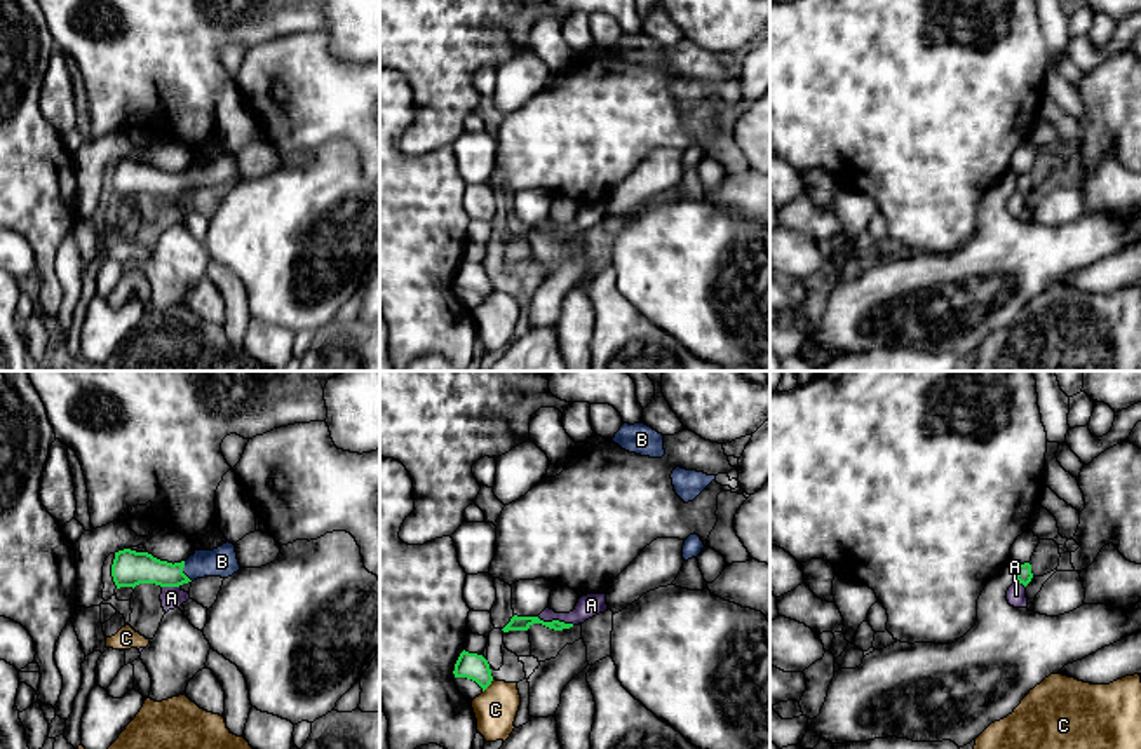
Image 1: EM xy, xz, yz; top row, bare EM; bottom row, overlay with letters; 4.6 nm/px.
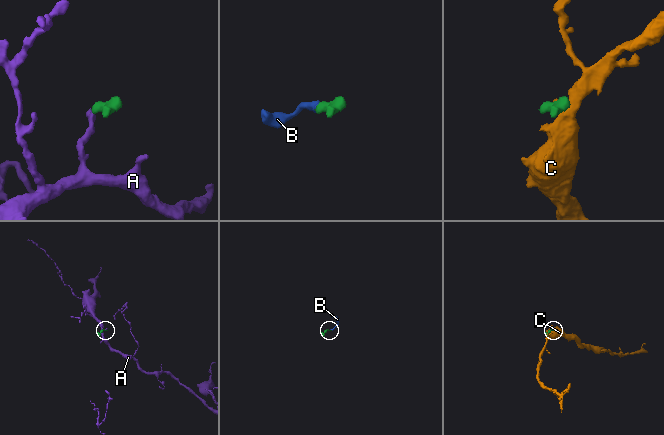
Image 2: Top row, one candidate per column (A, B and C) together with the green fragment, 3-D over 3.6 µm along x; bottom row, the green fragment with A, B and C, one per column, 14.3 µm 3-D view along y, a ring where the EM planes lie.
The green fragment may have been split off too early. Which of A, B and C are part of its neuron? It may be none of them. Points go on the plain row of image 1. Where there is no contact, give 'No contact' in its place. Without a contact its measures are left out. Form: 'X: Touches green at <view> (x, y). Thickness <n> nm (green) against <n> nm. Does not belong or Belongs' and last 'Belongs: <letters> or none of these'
A: Touches green at xz (556, 230). Thickness 70 nm (green) against 110 nm. Does not belong
B: Touches green at xy (182, 182). Thickness 170 nm (green) against 140 nm. Belongs
C: Touches green at xz (488, 295). Thickness 120 nm (green) against 200 nm. Does not belong
Belongs: B

